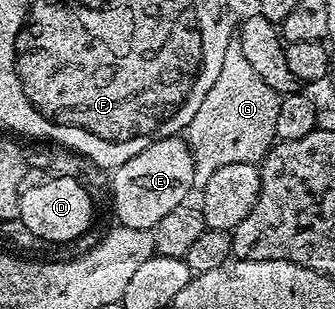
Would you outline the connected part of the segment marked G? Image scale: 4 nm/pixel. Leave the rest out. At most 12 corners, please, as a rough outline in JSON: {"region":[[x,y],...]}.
{"region":[[230,40],[188,128],[194,182],[261,164],[280,96]]}

